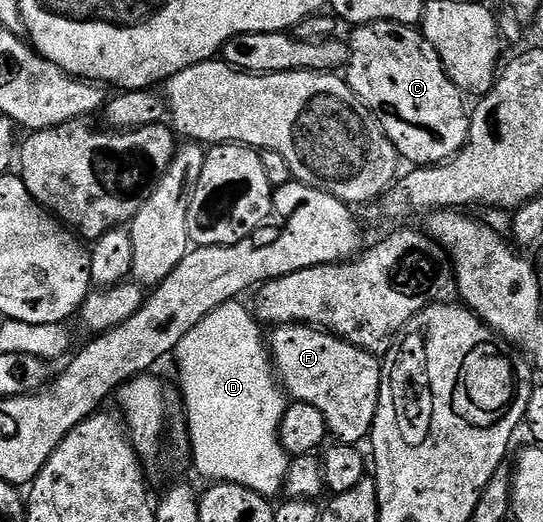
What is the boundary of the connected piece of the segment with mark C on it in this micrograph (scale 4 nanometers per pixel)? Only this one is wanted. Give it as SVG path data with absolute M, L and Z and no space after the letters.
M377 21L376 23L361 23L354 28L355 31L349 38L349 54L347 56L347 65L345 68L345 78L347 83L353 89L353 93L363 102L363 106L371 113L372 119L378 123L379 127L389 137L389 141L395 146L395 151L400 160L411 162L411 165L421 167L430 167L432 163L443 163L446 159L451 159L460 151L467 143L467 134L469 133L469 107L463 104L465 100L464 92L459 90L457 85L453 85L453 81L445 73L441 57L437 53L437 49L433 49L433 45L429 45L429 41L424 37L422 30L415 27L406 27L400 23L390 23L389 21Z

